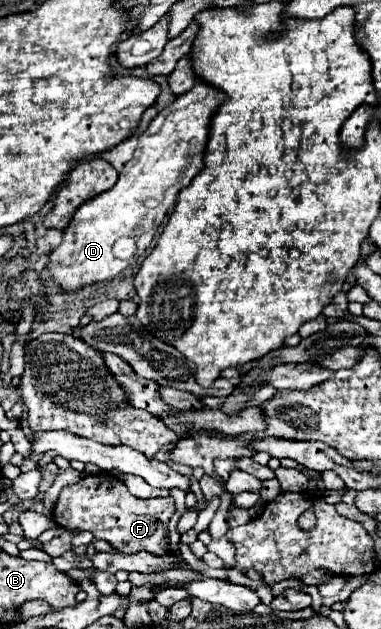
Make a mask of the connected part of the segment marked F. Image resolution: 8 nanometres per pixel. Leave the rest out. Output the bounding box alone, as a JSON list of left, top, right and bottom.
[52,472,174,556]

